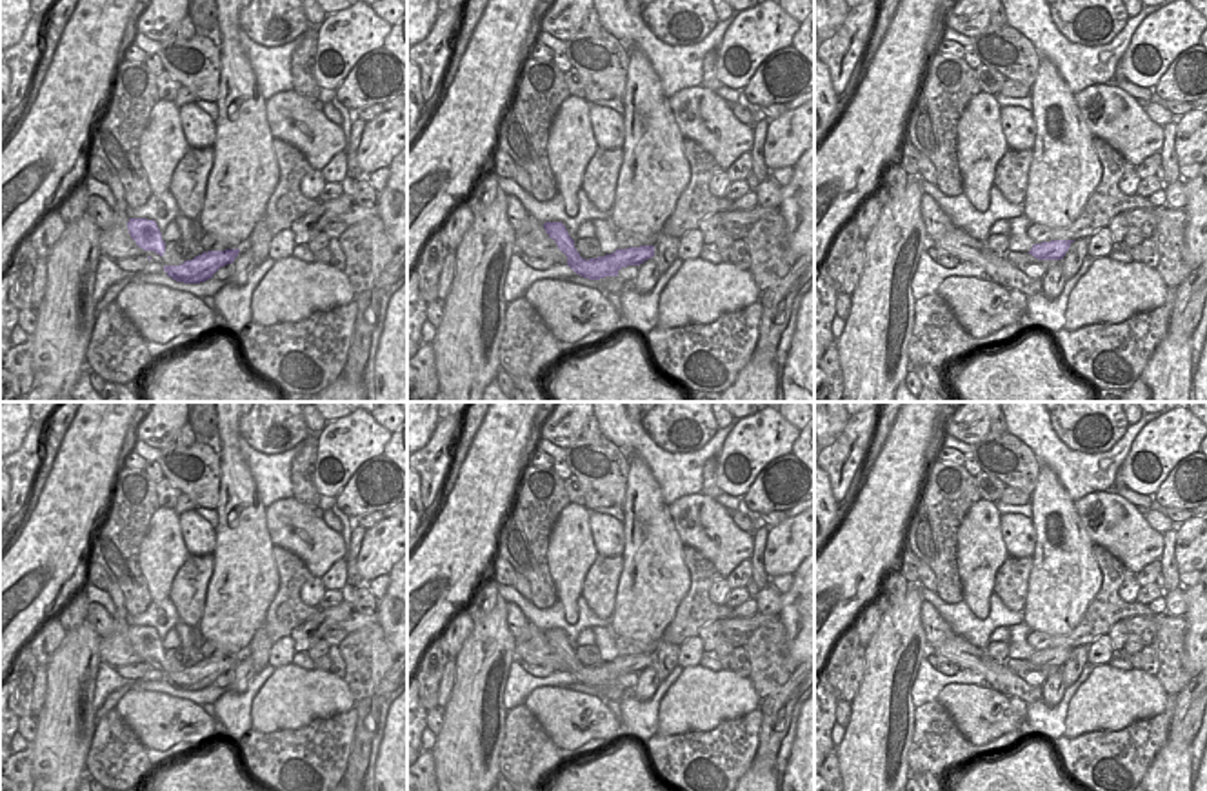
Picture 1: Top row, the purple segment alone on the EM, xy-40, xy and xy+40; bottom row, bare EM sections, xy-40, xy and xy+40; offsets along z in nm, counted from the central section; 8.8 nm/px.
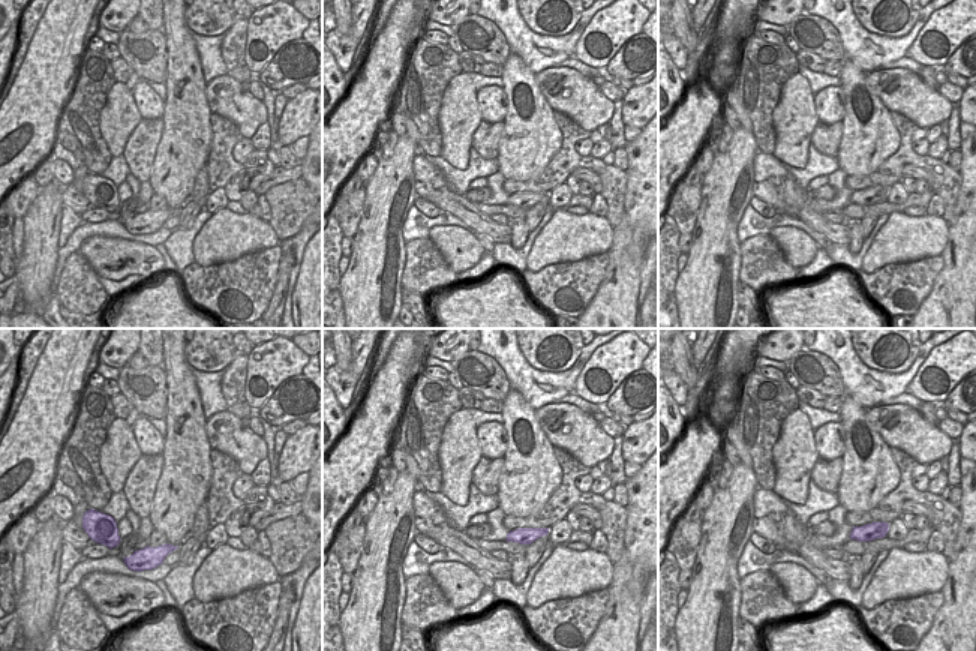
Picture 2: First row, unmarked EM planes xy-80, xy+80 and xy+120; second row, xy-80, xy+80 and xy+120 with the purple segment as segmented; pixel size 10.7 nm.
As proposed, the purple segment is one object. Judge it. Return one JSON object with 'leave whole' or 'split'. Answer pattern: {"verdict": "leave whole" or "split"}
{"verdict": "split"}

